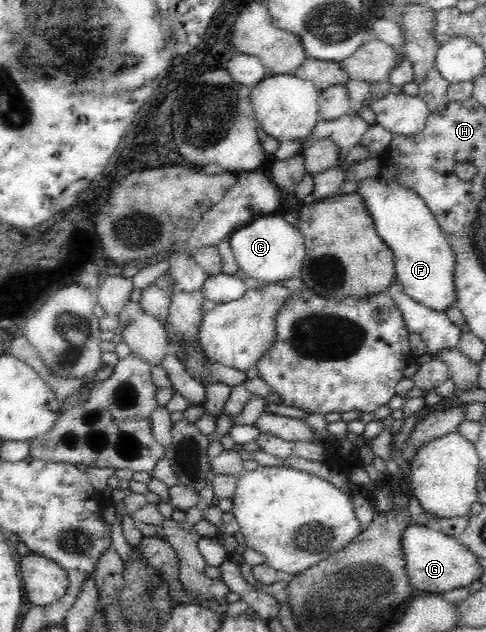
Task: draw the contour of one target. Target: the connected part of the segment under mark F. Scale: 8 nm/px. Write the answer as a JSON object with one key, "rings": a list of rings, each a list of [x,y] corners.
{"rings":[[[380,174],[376,176],[372,183],[368,183],[368,180],[361,180],[359,184],[361,184],[361,188],[356,192],[362,195],[364,205],[366,205],[368,213],[372,215],[372,221],[374,221],[377,234],[393,253],[395,259],[395,278],[404,285],[404,292],[416,302],[436,312],[445,313],[456,302],[456,287],[454,286],[453,273],[455,260],[452,247],[450,247],[450,243],[446,239],[446,234],[442,232],[432,211],[414,191],[404,189],[396,184],[386,185],[381,180]]]}

